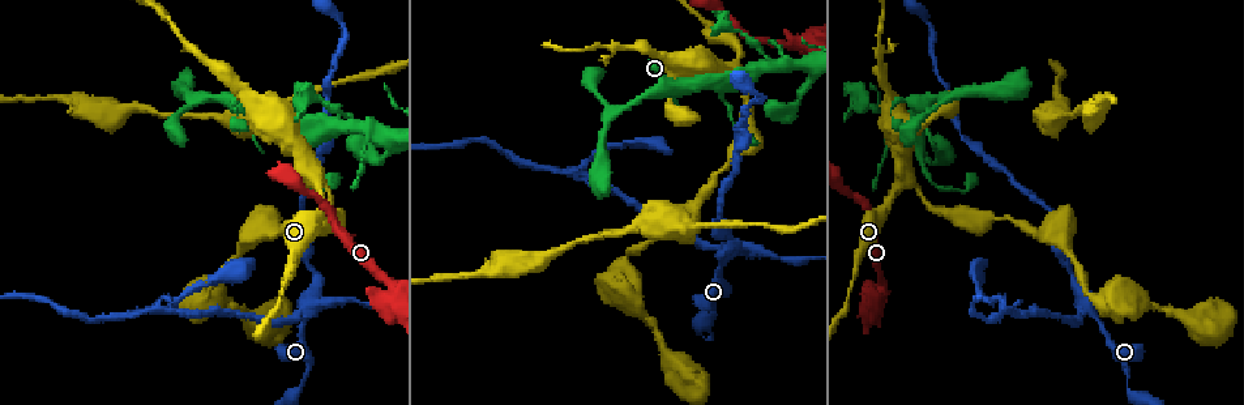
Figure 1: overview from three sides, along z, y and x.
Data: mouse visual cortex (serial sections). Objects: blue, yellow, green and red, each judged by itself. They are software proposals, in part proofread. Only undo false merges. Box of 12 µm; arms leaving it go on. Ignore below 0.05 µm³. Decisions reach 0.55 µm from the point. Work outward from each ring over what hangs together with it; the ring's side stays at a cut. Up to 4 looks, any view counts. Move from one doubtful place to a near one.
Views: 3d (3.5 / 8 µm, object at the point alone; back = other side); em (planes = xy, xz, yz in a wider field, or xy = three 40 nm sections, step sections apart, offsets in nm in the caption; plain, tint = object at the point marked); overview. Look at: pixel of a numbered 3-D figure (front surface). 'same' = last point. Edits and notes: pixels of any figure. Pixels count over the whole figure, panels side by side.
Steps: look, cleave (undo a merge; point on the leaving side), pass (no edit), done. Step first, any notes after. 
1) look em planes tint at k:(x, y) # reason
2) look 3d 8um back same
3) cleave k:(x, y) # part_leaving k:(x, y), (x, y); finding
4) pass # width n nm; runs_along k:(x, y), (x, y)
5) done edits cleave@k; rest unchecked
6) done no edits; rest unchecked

look 3d 3.5um back at 1:(206, 95) # two arms in line, one across

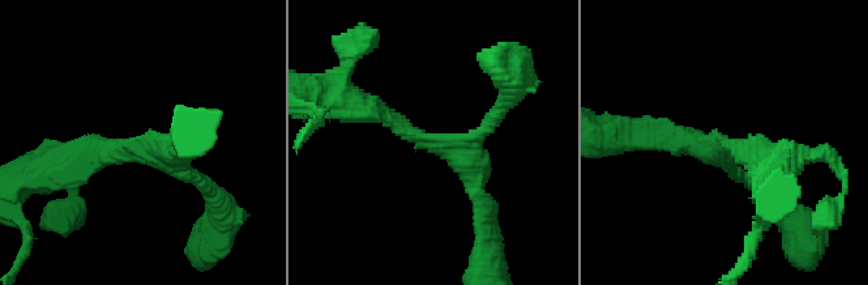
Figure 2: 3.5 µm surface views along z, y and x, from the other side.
look em xy step 1 tint at 2:(730, 147) # arms 3; arm_widths 200, 250, 300 nm

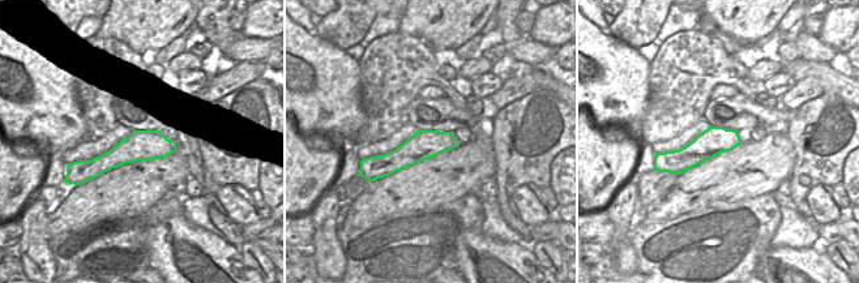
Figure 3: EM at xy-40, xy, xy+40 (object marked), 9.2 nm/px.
pass # runs_along 2:(356, 103), (441, 144), (484, 208); one cell here

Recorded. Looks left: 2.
look 3d 3.5um at 1:(722, 253) # four arms meet

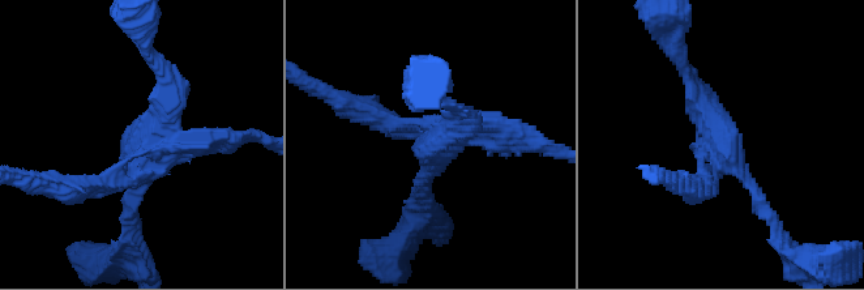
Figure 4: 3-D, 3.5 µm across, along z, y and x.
look em xy step 5 tint at 4:(142, 158) # arms 4; arm_widths 200, 200, 250, 250 nm

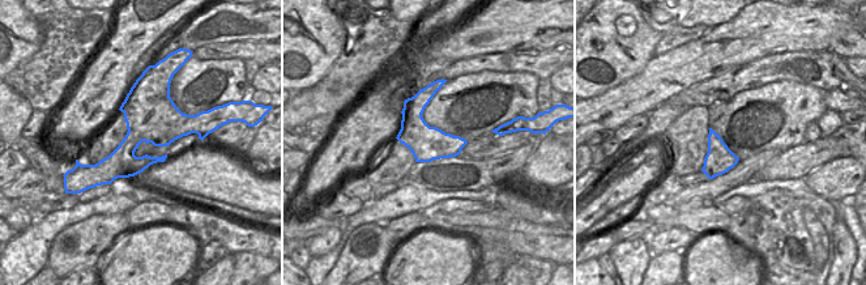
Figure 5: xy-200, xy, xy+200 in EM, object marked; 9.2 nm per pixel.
cleave 4:(520, 140) # part_leaving 4:(419, 135), (320, 92); a second cell is stuck on

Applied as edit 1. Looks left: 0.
done edits cleave@4; rest unchecked

